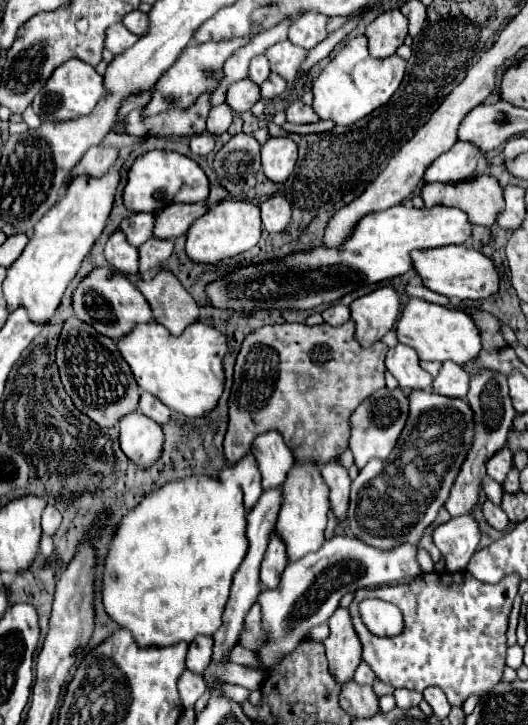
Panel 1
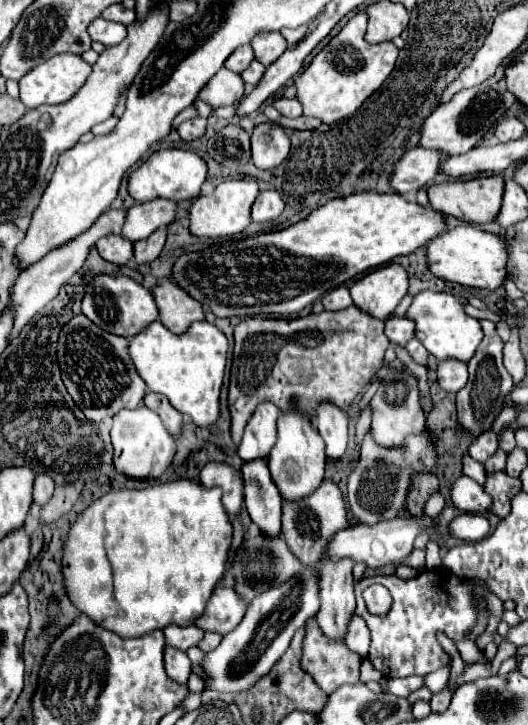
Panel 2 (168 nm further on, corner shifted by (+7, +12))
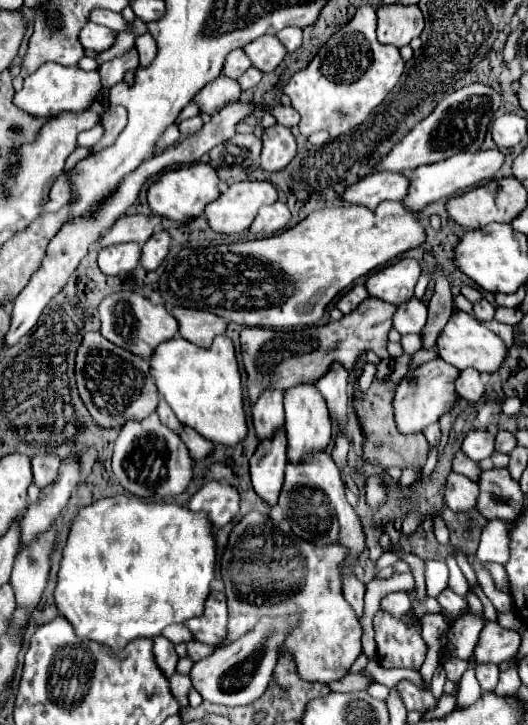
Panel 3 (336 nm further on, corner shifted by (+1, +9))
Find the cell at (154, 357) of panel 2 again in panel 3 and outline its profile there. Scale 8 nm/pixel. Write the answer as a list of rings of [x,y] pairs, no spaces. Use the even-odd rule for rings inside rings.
[[[227,335],[213,339],[211,347],[197,347],[187,339],[169,339],[149,357],[153,379],[161,397],[169,403],[177,419],[193,427],[213,443],[235,445],[247,435],[241,377],[233,343]]]

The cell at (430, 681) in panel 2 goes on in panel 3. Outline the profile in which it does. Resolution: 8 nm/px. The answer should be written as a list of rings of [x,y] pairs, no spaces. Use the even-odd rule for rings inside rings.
[[[479,615],[457,619],[455,625],[447,633],[447,639],[449,639],[447,647],[449,651],[453,651],[453,657],[469,659],[469,655],[473,653],[477,645],[481,629],[483,629],[483,621]]]

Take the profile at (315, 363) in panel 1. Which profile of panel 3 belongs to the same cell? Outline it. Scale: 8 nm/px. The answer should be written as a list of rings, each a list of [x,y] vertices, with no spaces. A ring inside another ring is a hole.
[[[365,299],[357,309],[343,315],[339,321],[329,321],[325,325],[313,325],[303,329],[263,329],[245,327],[241,331],[241,357],[247,371],[247,399],[249,405],[255,403],[267,387],[277,387],[287,391],[295,385],[317,383],[329,373],[333,363],[341,363],[349,373],[368,351],[373,351],[381,359],[389,358],[387,353],[387,333],[391,329],[391,317],[395,305],[381,299]]]

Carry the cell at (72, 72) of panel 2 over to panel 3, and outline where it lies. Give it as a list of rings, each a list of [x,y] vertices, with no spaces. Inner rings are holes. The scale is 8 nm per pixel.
[[[43,63],[33,75],[25,77],[23,89],[15,93],[13,101],[23,111],[35,117],[53,117],[61,111],[85,111],[95,95],[101,91],[101,81],[97,71],[83,71],[79,67],[61,67],[57,63]]]

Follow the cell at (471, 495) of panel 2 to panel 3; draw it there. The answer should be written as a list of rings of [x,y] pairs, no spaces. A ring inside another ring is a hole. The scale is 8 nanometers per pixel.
[[[451,473],[445,485],[445,505],[455,513],[467,513],[477,505],[477,483],[465,475]]]

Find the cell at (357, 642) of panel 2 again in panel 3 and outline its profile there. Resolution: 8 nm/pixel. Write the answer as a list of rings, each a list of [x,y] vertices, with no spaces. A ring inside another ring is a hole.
[[[347,577],[347,581],[343,581],[343,595],[345,595],[345,601],[353,607],[357,619],[363,617],[363,611],[365,611],[365,605],[363,605],[363,597],[365,597],[365,585],[357,579],[357,577]]]

